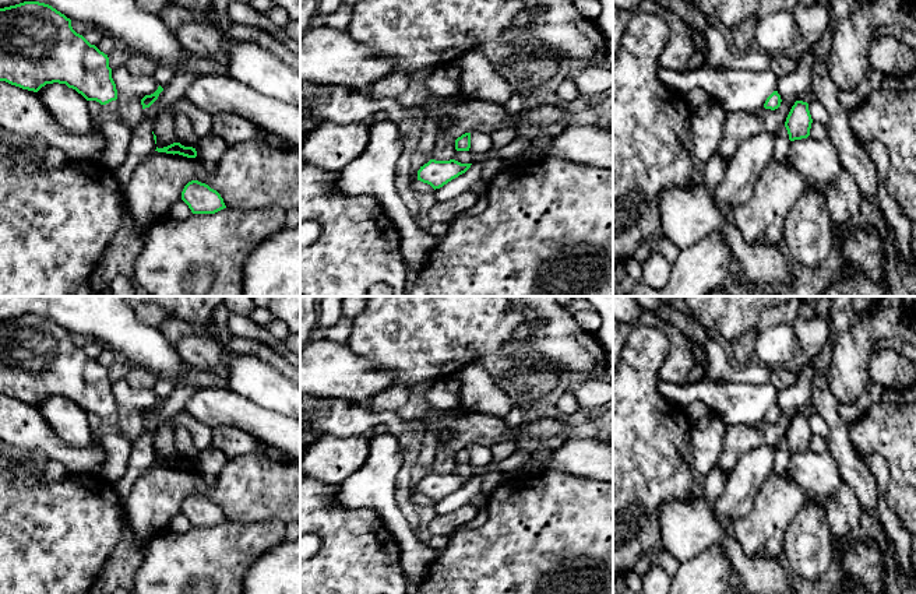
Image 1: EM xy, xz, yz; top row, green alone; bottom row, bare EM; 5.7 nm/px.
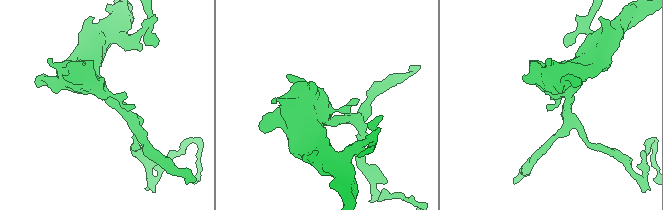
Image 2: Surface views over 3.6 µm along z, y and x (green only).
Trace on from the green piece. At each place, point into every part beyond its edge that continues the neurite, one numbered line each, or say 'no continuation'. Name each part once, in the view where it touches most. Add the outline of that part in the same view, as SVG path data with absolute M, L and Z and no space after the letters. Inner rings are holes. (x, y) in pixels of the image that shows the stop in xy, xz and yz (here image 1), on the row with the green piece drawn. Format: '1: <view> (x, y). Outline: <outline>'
no continuation

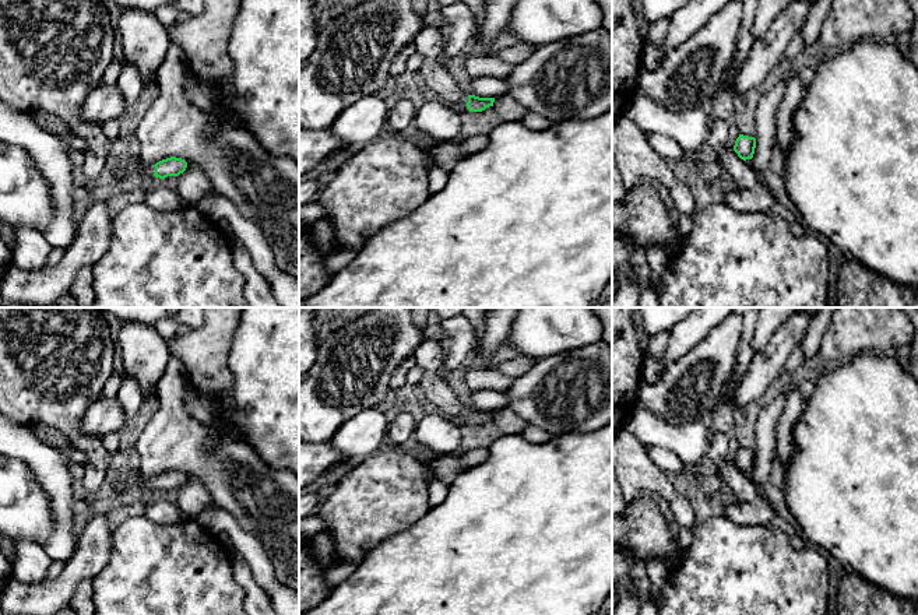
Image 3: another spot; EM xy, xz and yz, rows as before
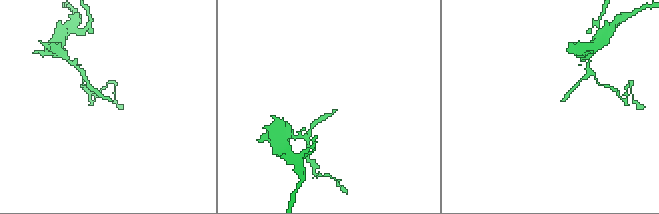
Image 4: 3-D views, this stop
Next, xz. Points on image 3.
1: xz (429, 42). Outline: M429 20L428 25L415 36L414 46L423 56L423 64L419 74L428 88L437 92L443 99L451 103L468 102L468 94L462 92L449 73L439 73L443 49L446 45L446 27L440 20Z

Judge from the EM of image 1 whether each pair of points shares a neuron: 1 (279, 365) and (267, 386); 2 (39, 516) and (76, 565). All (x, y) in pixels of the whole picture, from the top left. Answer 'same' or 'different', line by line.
1: different
2: same

